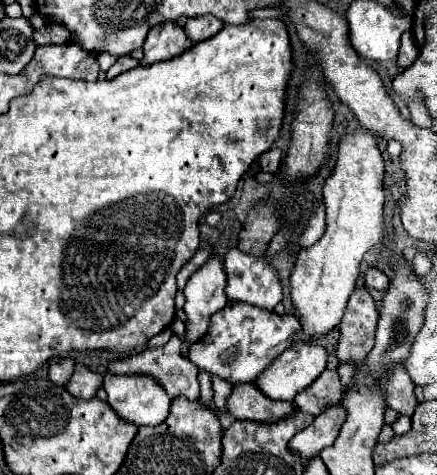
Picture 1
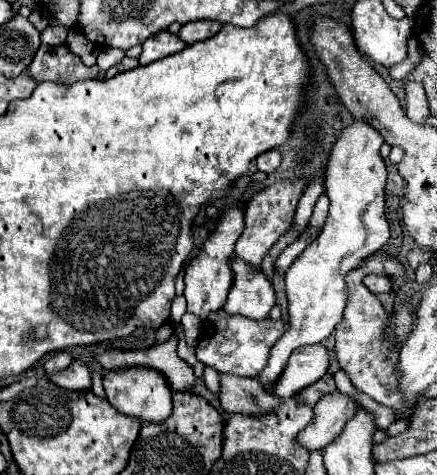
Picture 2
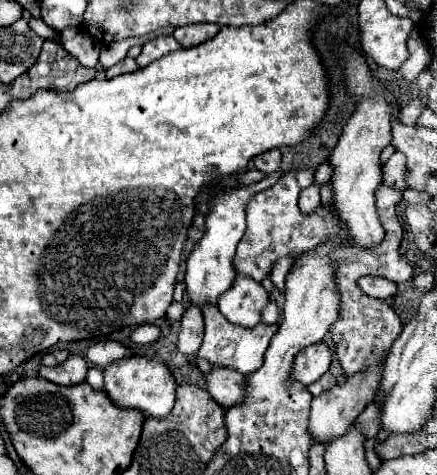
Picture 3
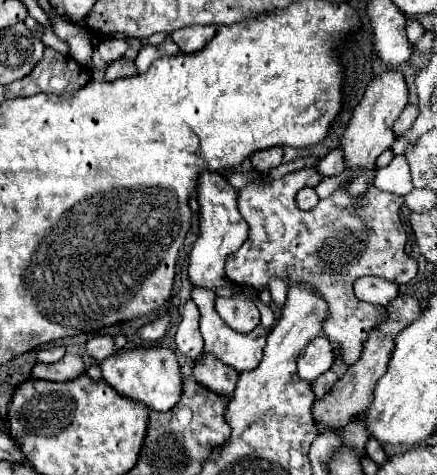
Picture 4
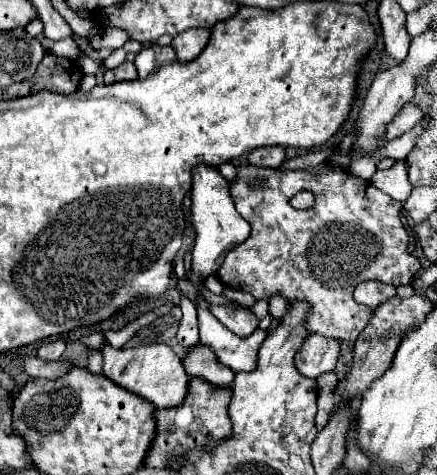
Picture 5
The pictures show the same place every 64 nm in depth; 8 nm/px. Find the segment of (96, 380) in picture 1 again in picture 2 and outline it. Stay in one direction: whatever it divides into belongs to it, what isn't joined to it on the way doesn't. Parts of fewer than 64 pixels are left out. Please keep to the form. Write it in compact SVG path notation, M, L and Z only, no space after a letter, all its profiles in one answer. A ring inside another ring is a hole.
M74 360L64 372L60 372L56 376L52 374L50 380L54 384L58 384L60 388L72 390L72 392L88 392L92 388L92 374L86 368L86 364L80 360Z

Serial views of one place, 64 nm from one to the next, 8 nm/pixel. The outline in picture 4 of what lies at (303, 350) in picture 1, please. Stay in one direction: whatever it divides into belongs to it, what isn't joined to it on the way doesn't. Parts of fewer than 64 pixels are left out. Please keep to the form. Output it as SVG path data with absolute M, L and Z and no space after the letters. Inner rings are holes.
M320 336L312 340L298 356L298 376L302 380L314 382L320 374L330 370L332 362L334 362L334 352L330 348L330 342L326 336Z

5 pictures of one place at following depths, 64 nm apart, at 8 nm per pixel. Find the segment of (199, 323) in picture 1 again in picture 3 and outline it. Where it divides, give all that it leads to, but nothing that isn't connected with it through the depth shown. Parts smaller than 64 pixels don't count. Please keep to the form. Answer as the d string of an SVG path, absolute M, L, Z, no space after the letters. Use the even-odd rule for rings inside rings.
M280 172L266 176L262 182L246 186L246 188L238 188L238 190L214 190L214 198L212 198L212 208L206 220L206 234L202 236L202 240L198 242L198 246L194 248L194 252L188 256L186 260L186 294L190 304L202 308L202 306L216 306L216 300L220 298L220 294L224 294L234 278L236 278L236 270L234 270L234 250L240 242L240 238L244 236L246 230L246 204L250 200L252 194L270 188L276 180L280 178Z

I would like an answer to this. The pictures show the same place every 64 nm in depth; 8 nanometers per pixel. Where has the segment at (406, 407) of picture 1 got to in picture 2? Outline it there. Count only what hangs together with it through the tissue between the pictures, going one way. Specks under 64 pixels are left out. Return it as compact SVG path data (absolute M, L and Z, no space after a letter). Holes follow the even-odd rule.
M374 254L374 256L366 258L362 266L358 266L356 270L352 270L346 276L348 278L346 284L348 284L350 292L348 292L344 318L334 330L334 334L336 334L334 352L340 362L340 368L350 376L350 380L356 388L360 388L362 392L372 396L378 404L384 404L388 408L400 408L400 392L396 392L396 376L392 376L392 372L396 372L394 366L396 366L398 352L392 350L392 346L388 342L384 342L384 334L382 334L384 326L390 324L390 318L386 316L386 310L382 308L378 298L362 284L362 278L366 274L402 276L404 266L390 256Z

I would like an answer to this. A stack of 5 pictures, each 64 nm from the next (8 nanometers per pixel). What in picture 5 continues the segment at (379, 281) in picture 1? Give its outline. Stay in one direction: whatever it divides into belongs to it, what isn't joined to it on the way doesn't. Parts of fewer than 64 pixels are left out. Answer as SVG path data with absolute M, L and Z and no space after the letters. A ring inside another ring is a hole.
M368 280L368 282L360 282L354 288L354 298L360 304L366 304L370 308L378 308L382 302L390 300L396 296L396 286L392 284L384 284L378 280Z

